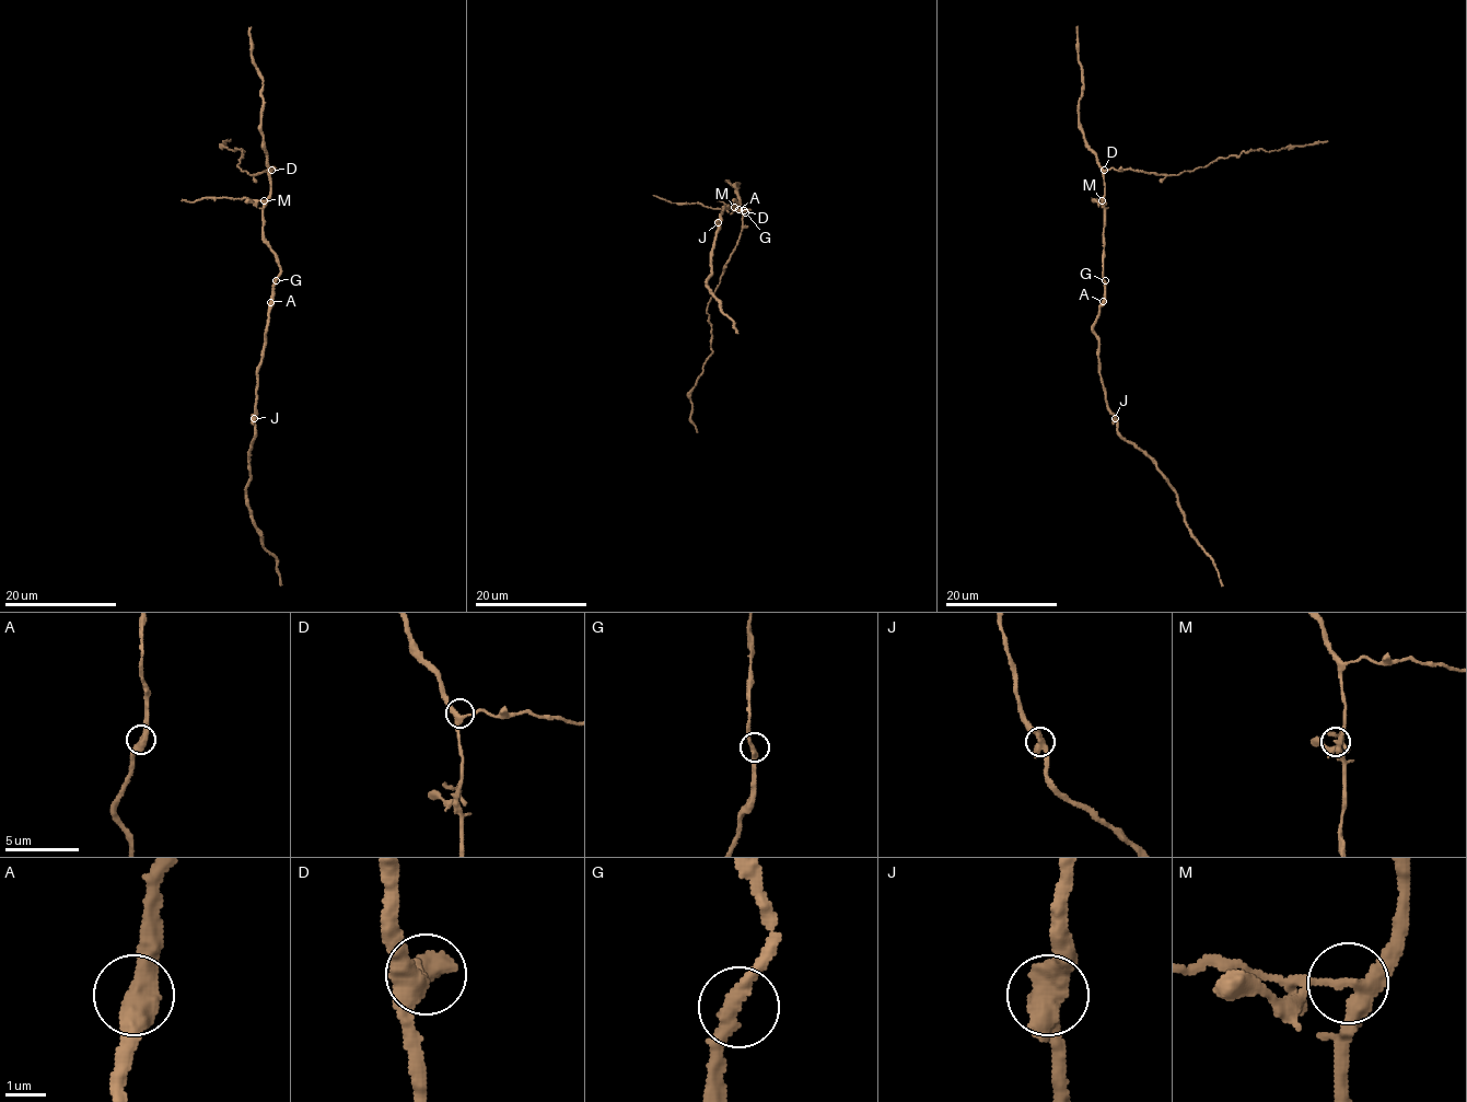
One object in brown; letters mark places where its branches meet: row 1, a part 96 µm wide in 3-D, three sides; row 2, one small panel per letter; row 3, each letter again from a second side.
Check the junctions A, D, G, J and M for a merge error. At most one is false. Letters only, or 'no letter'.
no letter

